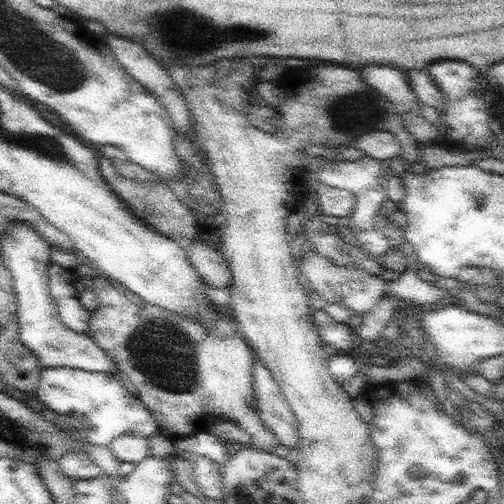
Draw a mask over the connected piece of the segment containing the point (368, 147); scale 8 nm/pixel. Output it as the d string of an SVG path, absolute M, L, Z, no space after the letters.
M380 130L358 136L351 146L359 148L364 154L376 160L383 160L385 163L388 163L393 156L403 154L400 139L390 132Z

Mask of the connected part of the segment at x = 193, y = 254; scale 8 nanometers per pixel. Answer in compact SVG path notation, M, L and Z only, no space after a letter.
M196 241L192 250L187 252L198 276L202 278L204 286L226 290L232 285L232 270L224 258L222 249L208 246L206 243Z

